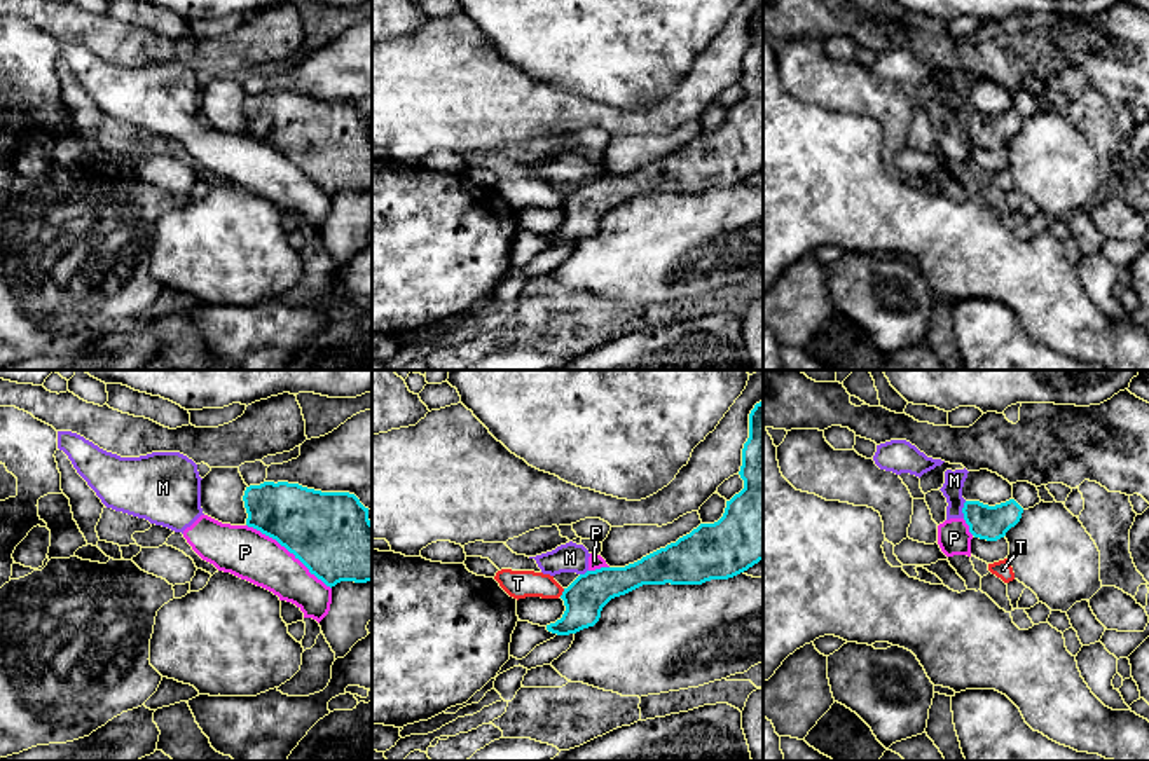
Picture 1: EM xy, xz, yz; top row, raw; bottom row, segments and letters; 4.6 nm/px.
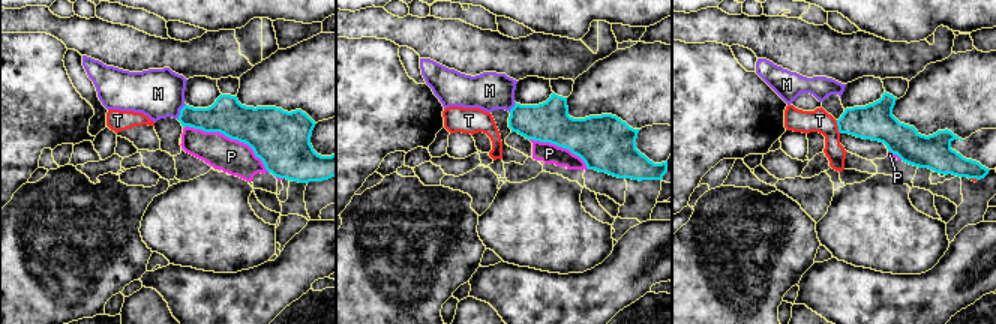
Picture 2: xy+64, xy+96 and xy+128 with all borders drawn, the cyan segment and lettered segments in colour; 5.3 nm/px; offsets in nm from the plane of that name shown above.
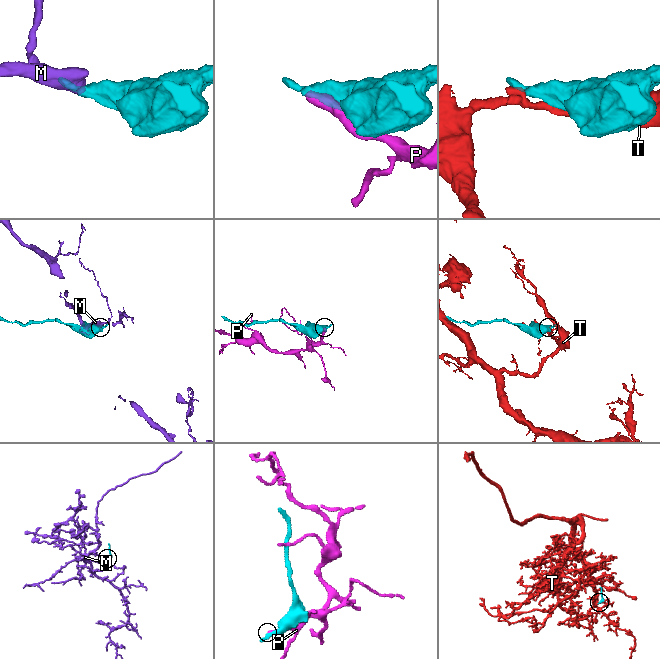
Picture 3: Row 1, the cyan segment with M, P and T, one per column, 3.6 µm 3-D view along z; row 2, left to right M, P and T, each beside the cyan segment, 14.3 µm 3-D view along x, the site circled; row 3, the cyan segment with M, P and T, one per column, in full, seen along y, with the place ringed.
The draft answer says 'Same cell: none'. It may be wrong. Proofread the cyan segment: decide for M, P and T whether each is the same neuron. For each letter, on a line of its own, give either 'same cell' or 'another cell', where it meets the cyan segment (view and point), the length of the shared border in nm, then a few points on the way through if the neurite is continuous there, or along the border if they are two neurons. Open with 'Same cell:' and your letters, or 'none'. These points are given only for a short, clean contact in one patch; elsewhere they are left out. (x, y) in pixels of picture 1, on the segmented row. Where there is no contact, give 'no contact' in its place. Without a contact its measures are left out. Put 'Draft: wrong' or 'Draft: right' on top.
Draft: right
Same cell: none
M: another cell; meets cyan in yz at (963, 510); contact 80 nm long; border along yz (966, 501), (963, 517)
P: another cell; meets cyan in xy at (288, 550); contact 500 nm long
T: another cell; meets cyan in xz at (563, 592); contact 50 nm long

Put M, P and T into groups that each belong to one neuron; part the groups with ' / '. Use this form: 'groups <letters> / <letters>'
groups M P / T

